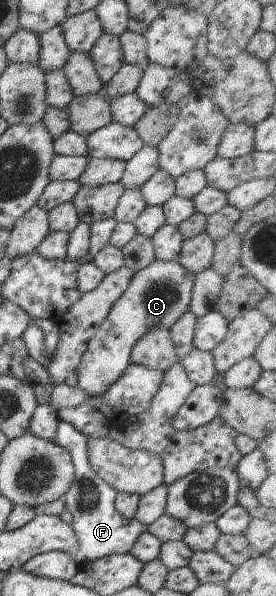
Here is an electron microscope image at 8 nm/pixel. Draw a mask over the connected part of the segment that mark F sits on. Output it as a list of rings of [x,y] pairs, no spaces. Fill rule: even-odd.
[[[65,416],[61,419],[53,442],[69,451],[74,464],[73,483],[62,500],[65,502],[65,514],[69,525],[76,534],[78,546],[71,555],[79,567],[112,554],[130,553],[138,538],[148,529],[147,525],[134,518],[126,519],[117,512],[115,501],[118,492],[92,471],[88,461],[87,441],[88,438],[69,424]]]

